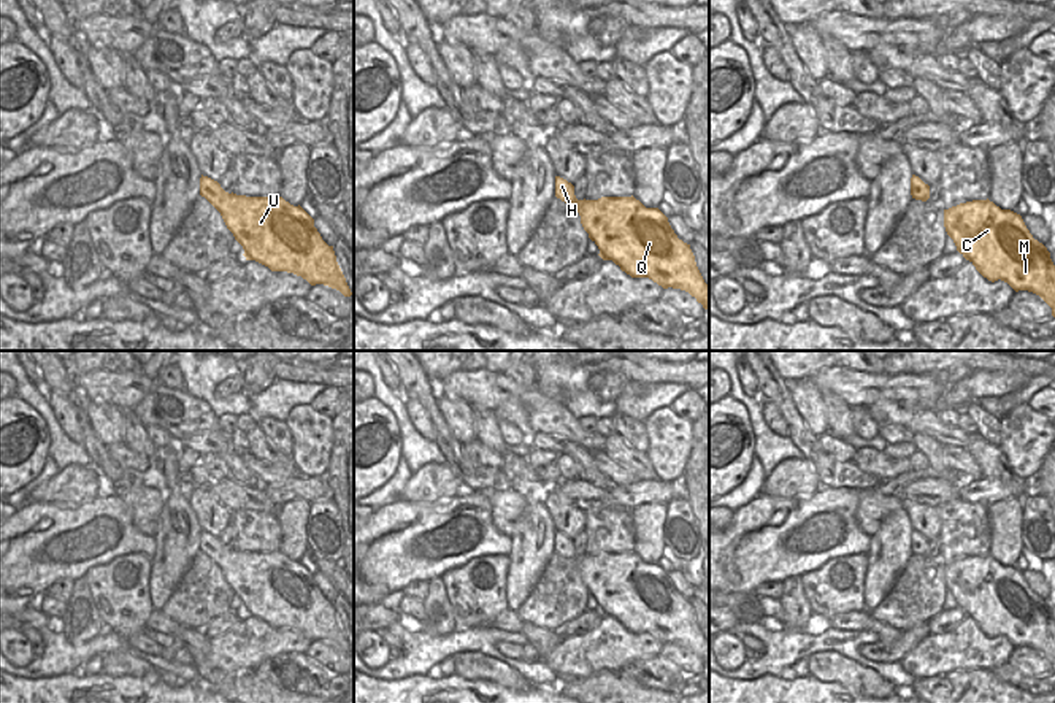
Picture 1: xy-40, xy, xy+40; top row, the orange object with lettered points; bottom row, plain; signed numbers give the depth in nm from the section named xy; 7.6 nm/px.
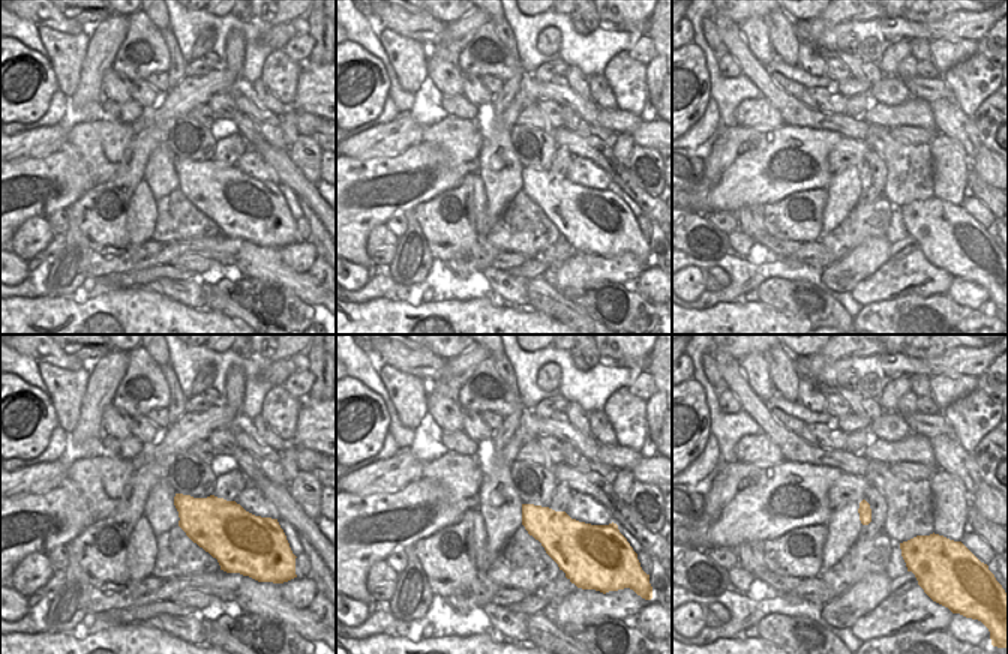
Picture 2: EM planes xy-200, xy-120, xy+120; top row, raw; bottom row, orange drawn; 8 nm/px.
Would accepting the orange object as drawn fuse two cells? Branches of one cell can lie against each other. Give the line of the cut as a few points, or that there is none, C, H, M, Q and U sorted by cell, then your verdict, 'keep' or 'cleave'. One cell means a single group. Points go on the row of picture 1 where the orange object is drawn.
no cut | C H M Q U | keep

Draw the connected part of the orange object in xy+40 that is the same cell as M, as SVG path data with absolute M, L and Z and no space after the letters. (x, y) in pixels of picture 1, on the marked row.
M988 198L973 200L944 209L944 227L957 251L984 278L992 282L1001 279L1015 292L1028 290L1039 295L1052 308L1055 317L1055 265L1047 248L1033 238L1020 214L1001 209Z

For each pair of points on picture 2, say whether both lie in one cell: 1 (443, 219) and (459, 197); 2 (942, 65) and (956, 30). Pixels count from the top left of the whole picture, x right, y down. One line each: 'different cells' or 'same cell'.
1: same cell
2: different cells

